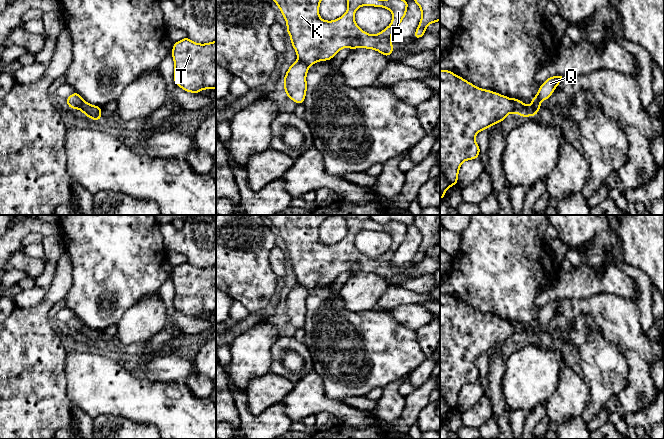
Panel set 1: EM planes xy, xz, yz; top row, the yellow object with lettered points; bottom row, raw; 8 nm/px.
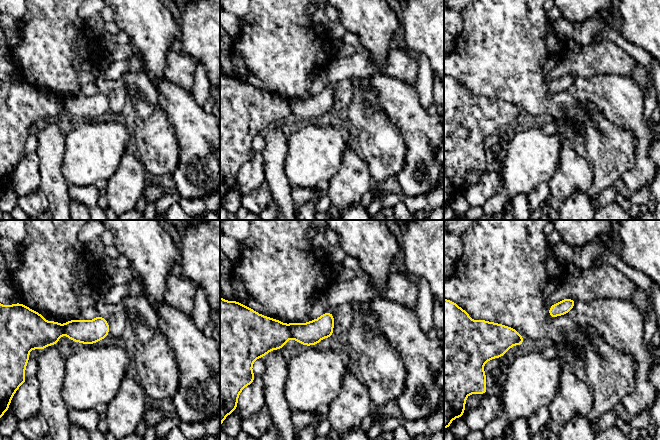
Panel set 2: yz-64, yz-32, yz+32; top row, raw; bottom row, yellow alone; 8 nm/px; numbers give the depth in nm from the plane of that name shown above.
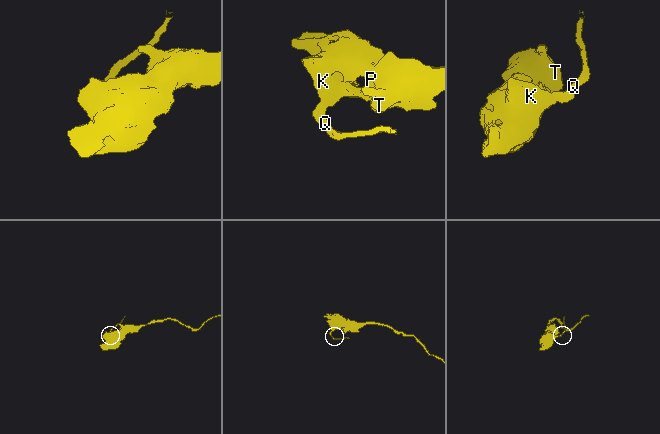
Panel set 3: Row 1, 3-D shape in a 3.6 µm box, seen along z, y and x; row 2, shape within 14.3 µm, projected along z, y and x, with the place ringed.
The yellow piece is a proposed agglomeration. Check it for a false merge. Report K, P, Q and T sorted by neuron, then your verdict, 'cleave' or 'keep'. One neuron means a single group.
groups K P T / Q; cleave

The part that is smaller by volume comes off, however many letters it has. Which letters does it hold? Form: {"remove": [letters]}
{"remove": ["Q"]}

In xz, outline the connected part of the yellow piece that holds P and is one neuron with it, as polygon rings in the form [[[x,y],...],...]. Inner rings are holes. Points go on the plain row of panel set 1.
[[[266,215],[279,231],[287,247],[287,256],[291,261],[298,284],[313,289],[317,285],[331,284],[342,272],[349,271],[351,274],[358,271],[374,273],[386,281],[393,276],[391,261],[394,253],[400,250],[405,241],[408,225],[398,221],[390,221],[380,224],[371,219],[370,215],[342,215],[348,226],[346,237],[334,245],[325,245],[319,241],[319,228],[323,221],[334,215]],[[361,230],[384,231],[393,238],[391,248],[382,256],[371,259],[361,254],[354,244],[355,235]]]

